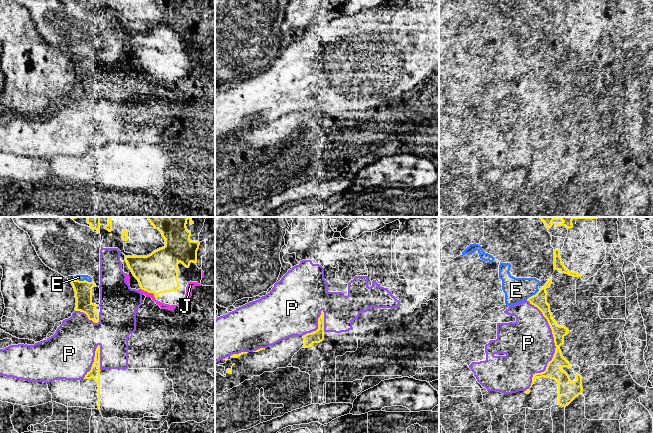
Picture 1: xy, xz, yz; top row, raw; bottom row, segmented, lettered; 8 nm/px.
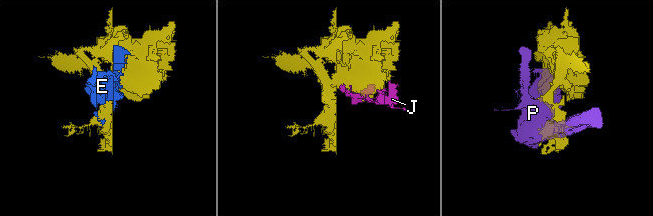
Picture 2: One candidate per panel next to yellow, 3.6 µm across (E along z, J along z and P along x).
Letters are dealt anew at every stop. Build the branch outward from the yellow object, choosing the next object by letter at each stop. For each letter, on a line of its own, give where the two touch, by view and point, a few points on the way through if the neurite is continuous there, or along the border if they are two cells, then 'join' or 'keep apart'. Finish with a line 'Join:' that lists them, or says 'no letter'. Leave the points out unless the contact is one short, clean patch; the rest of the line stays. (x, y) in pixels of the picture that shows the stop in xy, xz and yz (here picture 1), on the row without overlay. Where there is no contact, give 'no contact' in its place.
E: xy (84, 56) | keep apart
J: xy (150, 68) | keep apart
P: yz (556, 123) | join
Join: P

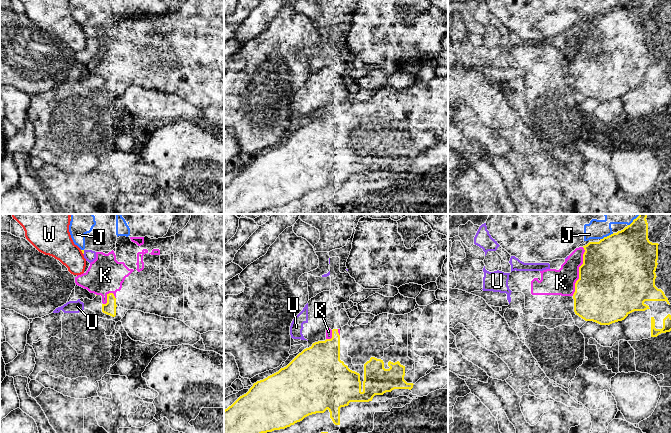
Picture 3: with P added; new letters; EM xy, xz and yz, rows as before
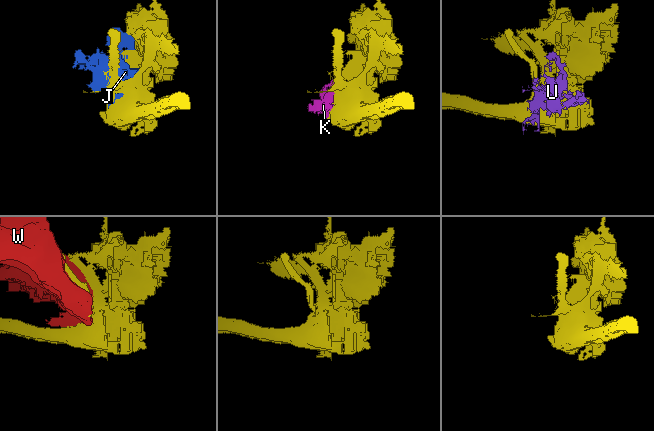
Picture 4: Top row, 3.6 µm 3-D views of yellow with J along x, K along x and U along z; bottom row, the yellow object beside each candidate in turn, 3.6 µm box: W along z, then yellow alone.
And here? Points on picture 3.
J: yz (607, 12) | keep apart
K: yz (579, 47) | join
U: xy (83, 28) | keep apart
W: xy (82, 28) | keep apart
Join: K

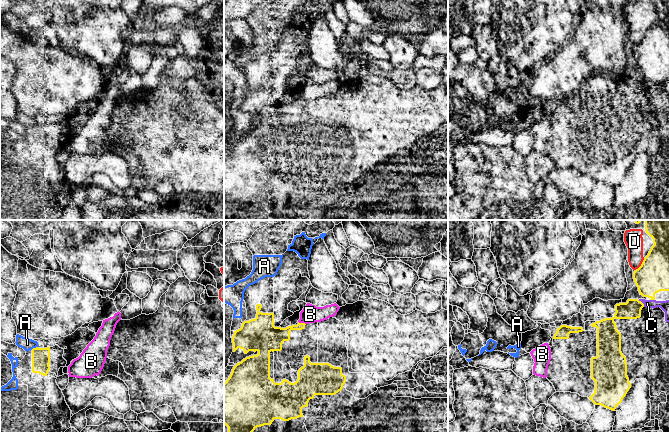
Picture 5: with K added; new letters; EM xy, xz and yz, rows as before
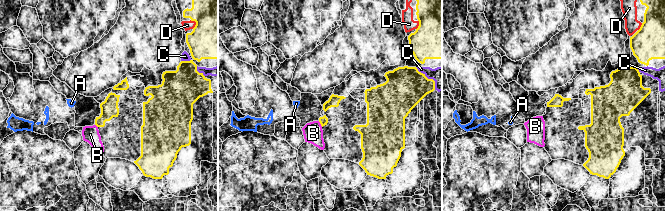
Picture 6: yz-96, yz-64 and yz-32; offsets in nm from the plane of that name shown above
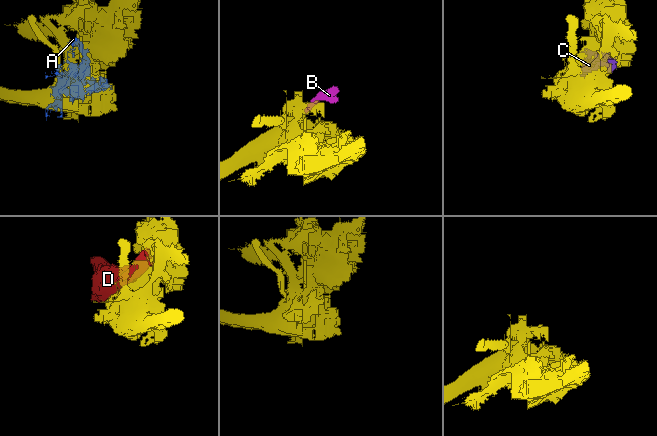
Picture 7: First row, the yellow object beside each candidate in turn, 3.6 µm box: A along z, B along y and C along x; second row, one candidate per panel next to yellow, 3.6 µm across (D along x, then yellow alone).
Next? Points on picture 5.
A: xy (34, 124) | keep apart
B: xz (302, 99) | along xz (298, 97), (305, 100) | keep apart
C: yz (642, 79) | keep apart
D: yz (641, 40) | keep apart
Join: no letter

